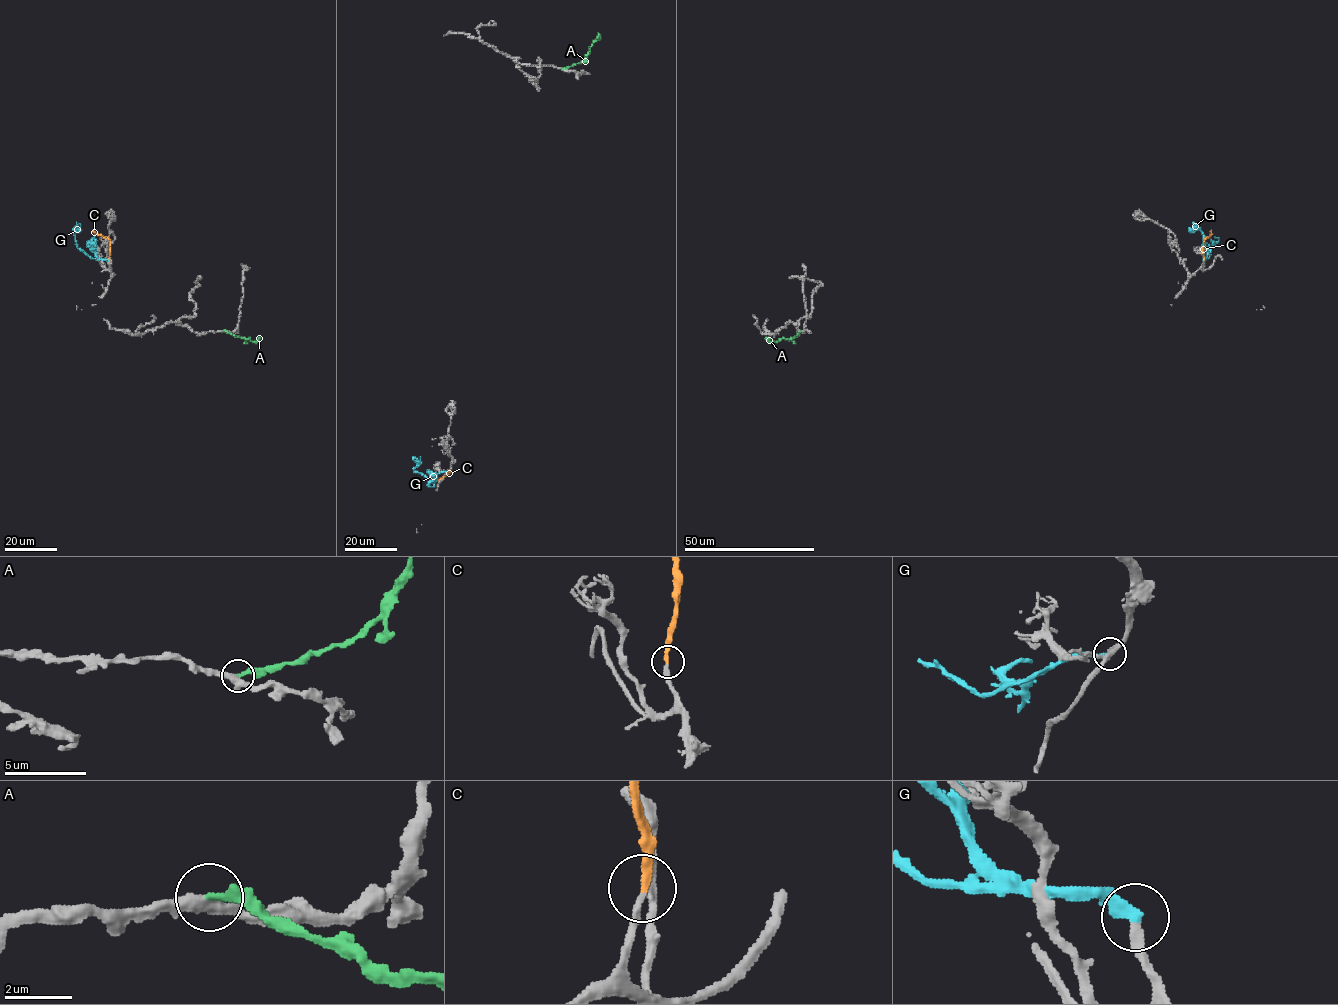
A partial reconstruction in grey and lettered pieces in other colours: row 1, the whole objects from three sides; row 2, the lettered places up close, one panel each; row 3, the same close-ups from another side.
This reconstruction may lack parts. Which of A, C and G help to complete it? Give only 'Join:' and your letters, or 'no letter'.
Join: C

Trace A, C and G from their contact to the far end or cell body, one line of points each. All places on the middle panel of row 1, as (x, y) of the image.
A: (562, 68), (579, 63), (598, 32)
C: (449, 471), (441, 478), (433, 478)
G: (448, 471), (426, 477), (414, 471), (419, 464), (415, 457)

